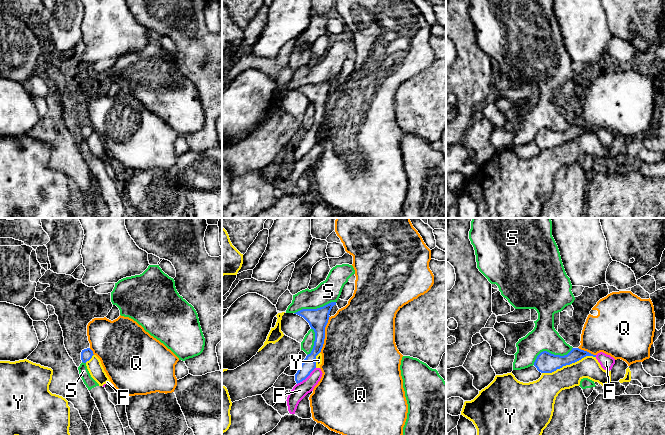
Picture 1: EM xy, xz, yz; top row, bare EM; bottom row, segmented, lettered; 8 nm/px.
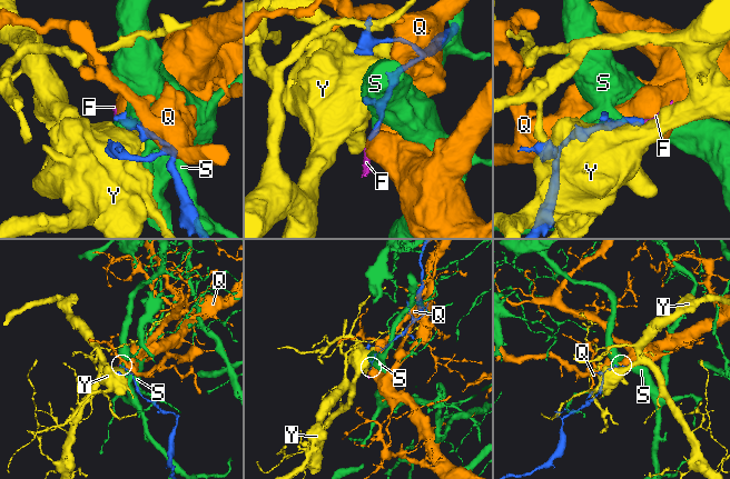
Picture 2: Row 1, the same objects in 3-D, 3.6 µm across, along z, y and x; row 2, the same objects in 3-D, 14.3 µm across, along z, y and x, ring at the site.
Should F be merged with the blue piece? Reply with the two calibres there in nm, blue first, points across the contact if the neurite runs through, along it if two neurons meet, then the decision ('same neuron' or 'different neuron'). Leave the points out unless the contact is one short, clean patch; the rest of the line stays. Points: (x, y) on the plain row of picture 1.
110 nm thick on the blue side, 120 nm on the other; border along xz (315, 143), (297, 160); different neuron

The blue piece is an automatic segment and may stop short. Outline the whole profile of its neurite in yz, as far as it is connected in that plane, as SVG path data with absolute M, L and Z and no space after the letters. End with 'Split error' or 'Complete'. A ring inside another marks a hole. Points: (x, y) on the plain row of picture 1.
M572 124L572 126L564 132L554 131L547 127L543 127L537 132L534 142L541 149L552 149L557 145L575 139L586 132L596 133L596 131L579 124Z. Complete

